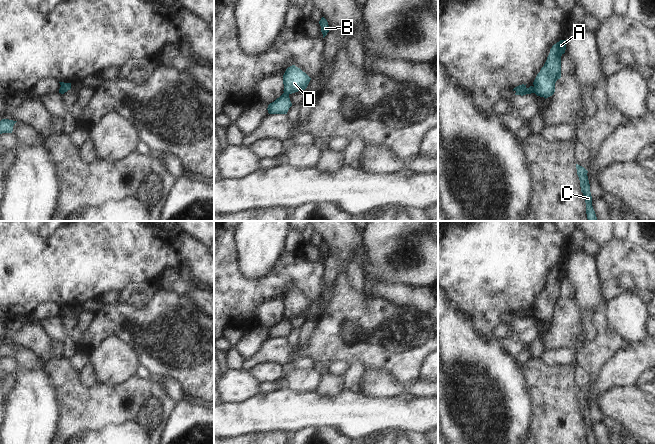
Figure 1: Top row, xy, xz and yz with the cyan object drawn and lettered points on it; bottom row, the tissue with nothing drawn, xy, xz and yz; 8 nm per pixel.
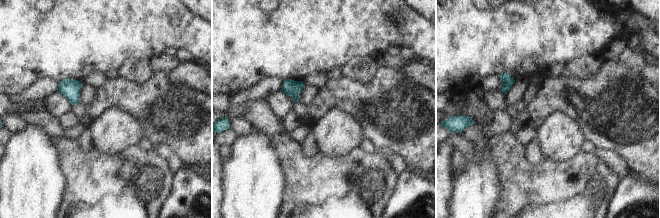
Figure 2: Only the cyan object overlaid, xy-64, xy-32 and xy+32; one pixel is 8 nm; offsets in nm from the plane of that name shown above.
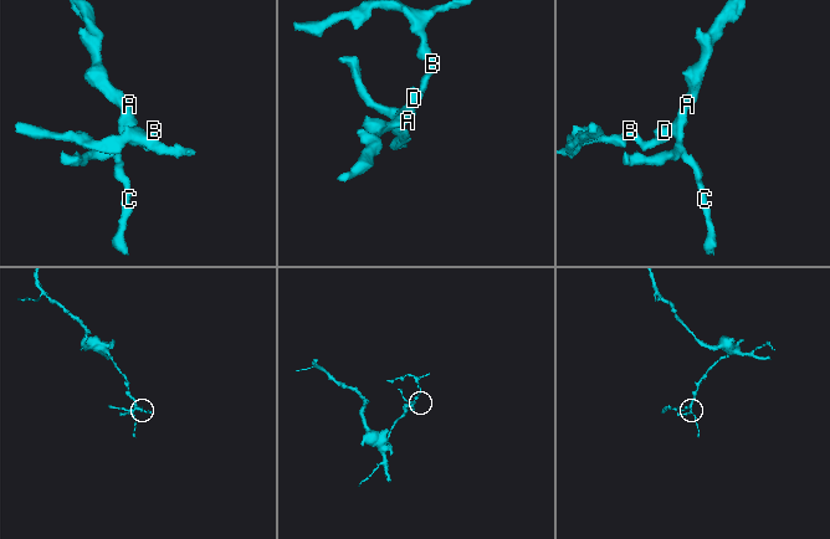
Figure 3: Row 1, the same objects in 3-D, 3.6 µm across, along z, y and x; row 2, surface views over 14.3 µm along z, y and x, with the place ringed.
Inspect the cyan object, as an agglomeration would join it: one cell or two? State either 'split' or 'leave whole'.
split

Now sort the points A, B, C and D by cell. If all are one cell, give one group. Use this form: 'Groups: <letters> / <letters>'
Groups: A C / B D.

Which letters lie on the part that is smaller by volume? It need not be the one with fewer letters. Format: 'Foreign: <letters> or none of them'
Foreign: B, D

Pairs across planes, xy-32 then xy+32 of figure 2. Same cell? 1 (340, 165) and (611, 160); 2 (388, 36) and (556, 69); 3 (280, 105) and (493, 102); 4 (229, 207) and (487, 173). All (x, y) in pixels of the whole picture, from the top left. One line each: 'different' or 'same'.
1: different
2: different
3: same
4: same

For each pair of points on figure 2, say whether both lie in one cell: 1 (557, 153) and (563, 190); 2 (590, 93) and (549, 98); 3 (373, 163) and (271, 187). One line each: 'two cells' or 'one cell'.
1: two cells
2: one cell
3: two cells

